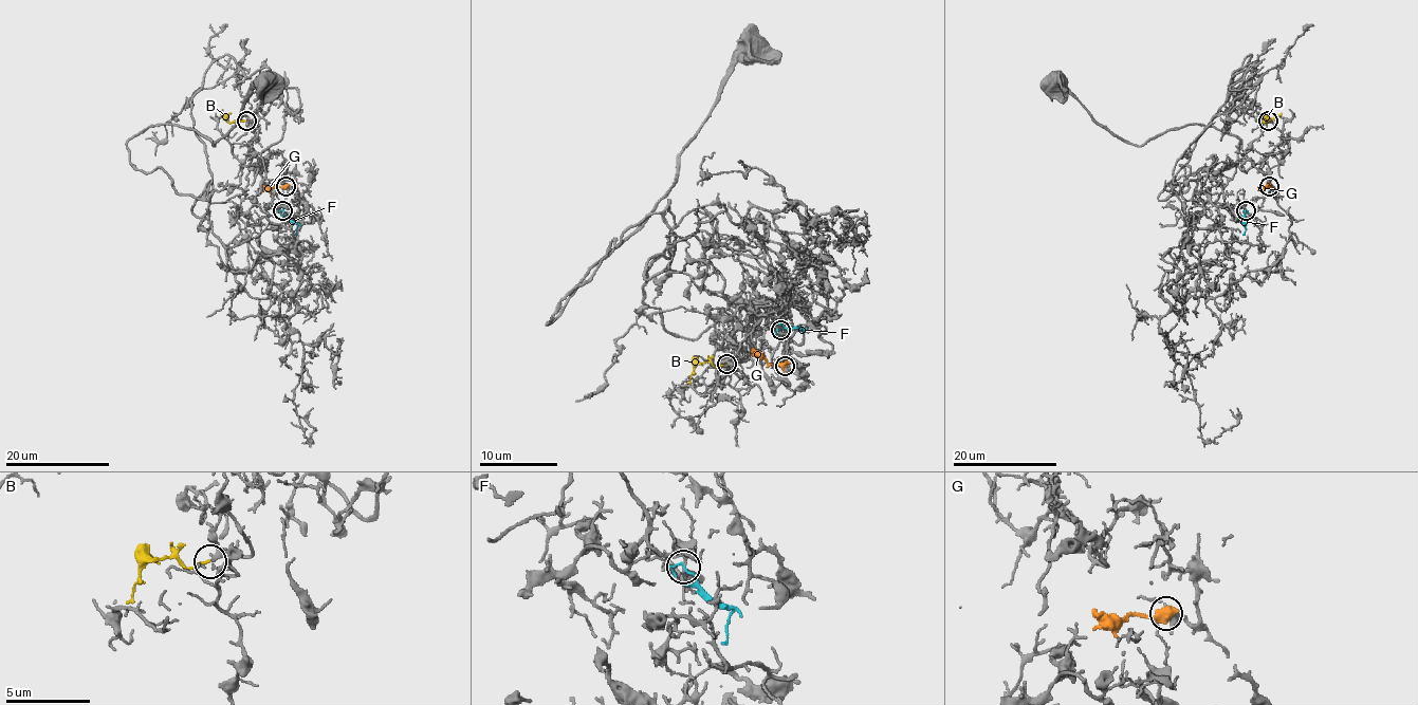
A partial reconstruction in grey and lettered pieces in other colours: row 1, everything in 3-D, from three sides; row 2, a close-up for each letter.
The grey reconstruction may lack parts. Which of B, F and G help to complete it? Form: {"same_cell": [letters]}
{"same_cell": ["B"]}

